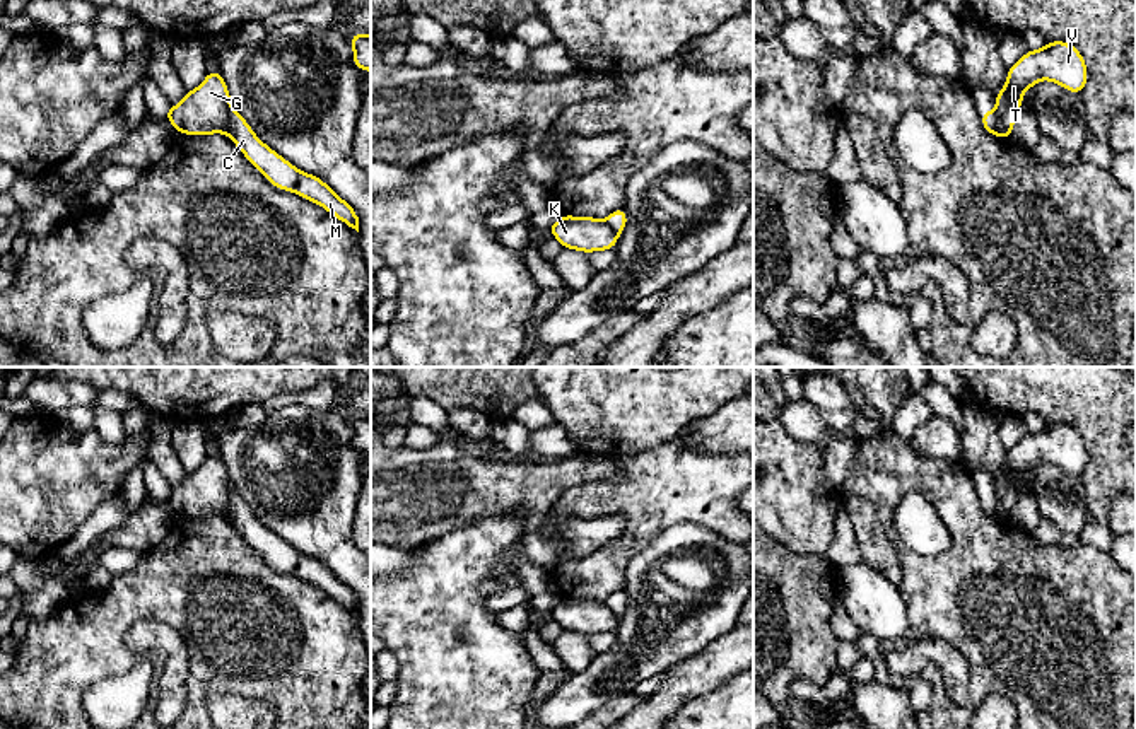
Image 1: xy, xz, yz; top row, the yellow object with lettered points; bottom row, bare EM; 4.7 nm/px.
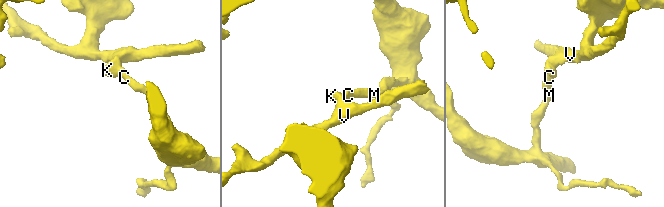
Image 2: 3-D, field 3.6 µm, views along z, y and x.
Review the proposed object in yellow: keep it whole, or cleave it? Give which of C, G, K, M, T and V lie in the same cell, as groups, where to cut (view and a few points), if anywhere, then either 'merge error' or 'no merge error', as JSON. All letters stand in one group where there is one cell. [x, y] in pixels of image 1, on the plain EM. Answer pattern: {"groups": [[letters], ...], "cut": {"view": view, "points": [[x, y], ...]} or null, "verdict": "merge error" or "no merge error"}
{"groups": [["C", "M"], ["G", "K", "T", "V"]], "cut": {"view": "yz", "points": [[995, 494], [1001, 519]]}, "verdict": "merge error"}

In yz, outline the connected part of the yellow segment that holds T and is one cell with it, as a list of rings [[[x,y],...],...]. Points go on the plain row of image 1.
[[[1047,423],[1042,432],[1028,432],[1016,446],[1008,449],[1006,466],[994,478],[998,514],[1010,522],[1023,475],[1039,463],[1051,463],[1063,471],[1080,476],[1086,469],[1088,451],[1083,437],[1066,423]]]

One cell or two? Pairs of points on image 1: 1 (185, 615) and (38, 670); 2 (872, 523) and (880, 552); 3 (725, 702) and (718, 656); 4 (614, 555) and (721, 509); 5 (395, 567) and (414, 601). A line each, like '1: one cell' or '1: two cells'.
1: one cell
2: one cell
3: two cells
4: one cell
5: two cells

